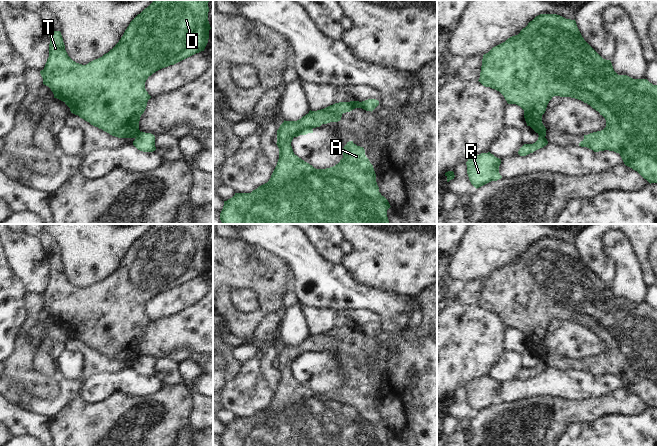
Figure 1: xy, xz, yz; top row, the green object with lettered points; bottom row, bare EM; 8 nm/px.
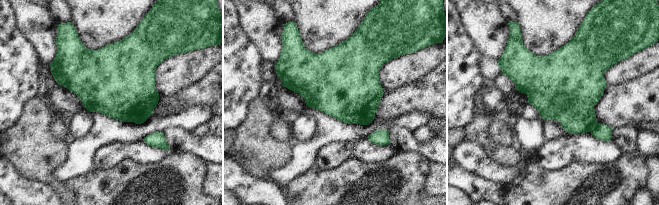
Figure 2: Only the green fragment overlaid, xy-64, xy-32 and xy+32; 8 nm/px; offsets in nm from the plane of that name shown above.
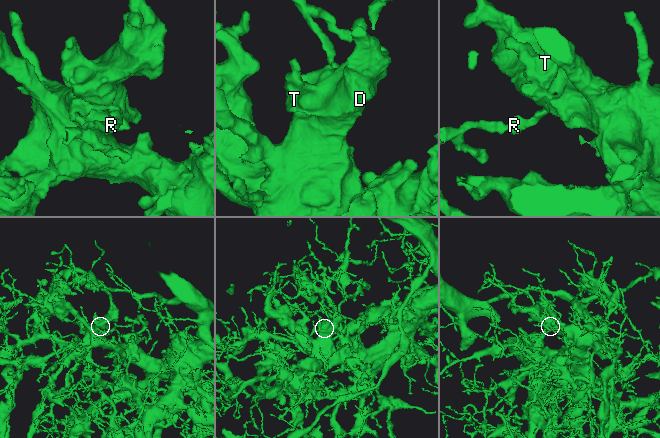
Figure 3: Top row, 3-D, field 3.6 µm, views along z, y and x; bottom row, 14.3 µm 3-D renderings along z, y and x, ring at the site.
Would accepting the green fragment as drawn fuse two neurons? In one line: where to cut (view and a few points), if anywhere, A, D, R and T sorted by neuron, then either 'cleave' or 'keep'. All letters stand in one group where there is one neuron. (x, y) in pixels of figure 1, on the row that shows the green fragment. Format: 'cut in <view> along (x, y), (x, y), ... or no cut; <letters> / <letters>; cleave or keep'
cut in xz along (360, 102), (361, 107); A D T / R; cleave

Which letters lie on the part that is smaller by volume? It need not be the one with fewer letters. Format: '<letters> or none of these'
R

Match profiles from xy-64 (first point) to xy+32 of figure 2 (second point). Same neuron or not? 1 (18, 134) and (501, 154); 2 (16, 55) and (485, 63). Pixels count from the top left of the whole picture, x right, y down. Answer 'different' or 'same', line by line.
1: same
2: different

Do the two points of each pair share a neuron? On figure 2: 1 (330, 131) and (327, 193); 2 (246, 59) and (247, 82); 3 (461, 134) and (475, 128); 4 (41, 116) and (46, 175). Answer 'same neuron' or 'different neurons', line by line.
1: different neurons
2: same neuron
3: same neuron
4: same neuron

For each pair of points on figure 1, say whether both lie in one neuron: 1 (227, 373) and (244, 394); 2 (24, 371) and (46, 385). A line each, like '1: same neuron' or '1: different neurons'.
1: different neurons
2: same neuron

